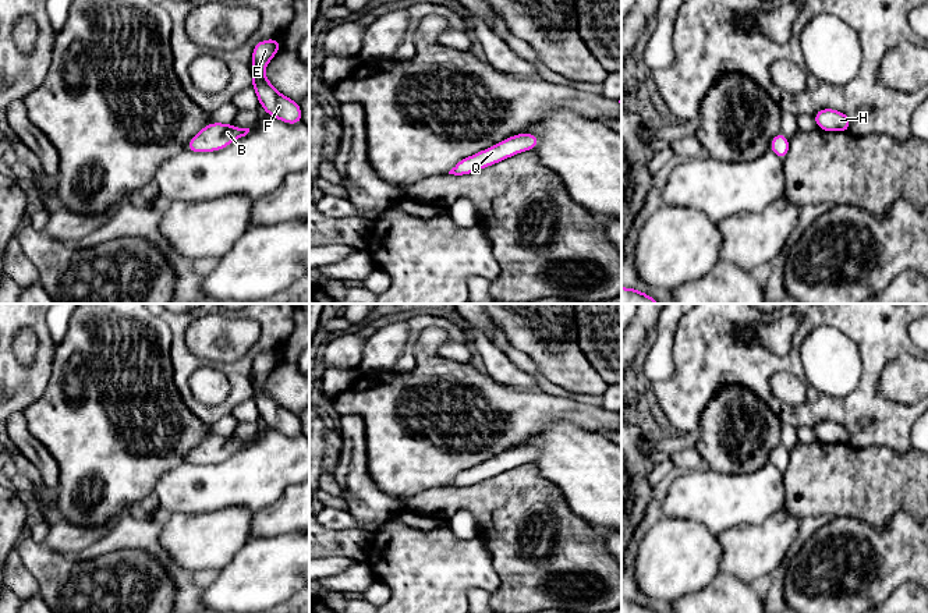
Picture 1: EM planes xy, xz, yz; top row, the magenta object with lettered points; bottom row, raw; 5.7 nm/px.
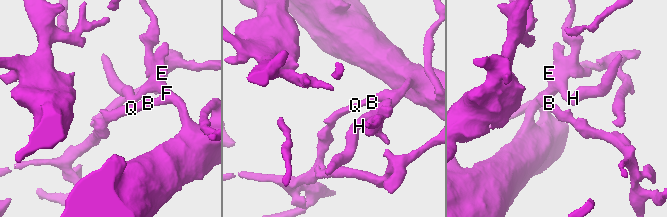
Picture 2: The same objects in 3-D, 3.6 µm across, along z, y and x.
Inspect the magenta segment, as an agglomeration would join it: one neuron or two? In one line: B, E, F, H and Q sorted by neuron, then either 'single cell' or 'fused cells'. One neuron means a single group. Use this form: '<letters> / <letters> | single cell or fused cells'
B E F H Q | single cell

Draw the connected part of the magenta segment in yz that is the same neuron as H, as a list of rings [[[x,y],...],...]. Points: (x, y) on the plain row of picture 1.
[[[821,421],[814,426],[818,440],[823,443],[850,443],[850,430],[842,424],[833,421]]]

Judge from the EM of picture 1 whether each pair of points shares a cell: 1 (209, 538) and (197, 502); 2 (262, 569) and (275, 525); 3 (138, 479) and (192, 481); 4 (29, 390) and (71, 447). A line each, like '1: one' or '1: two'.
1: two
2: two
3: two
4: two

